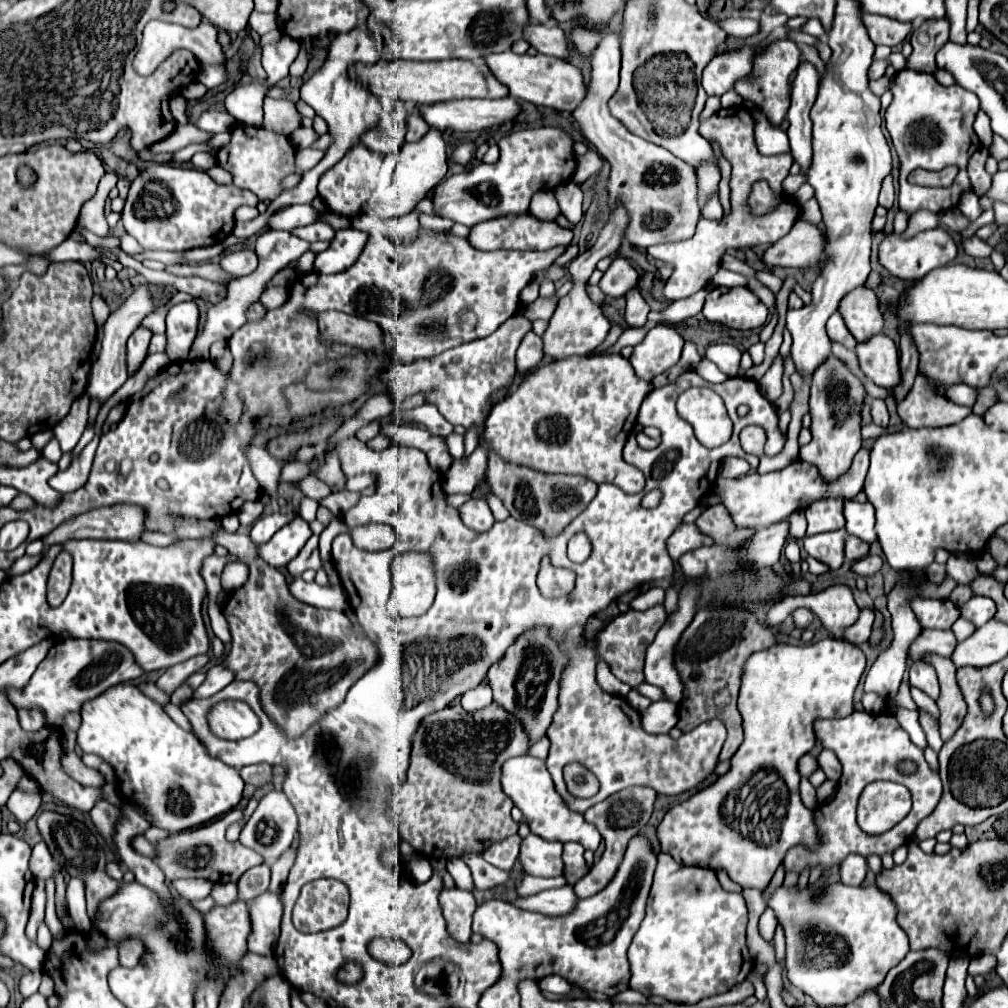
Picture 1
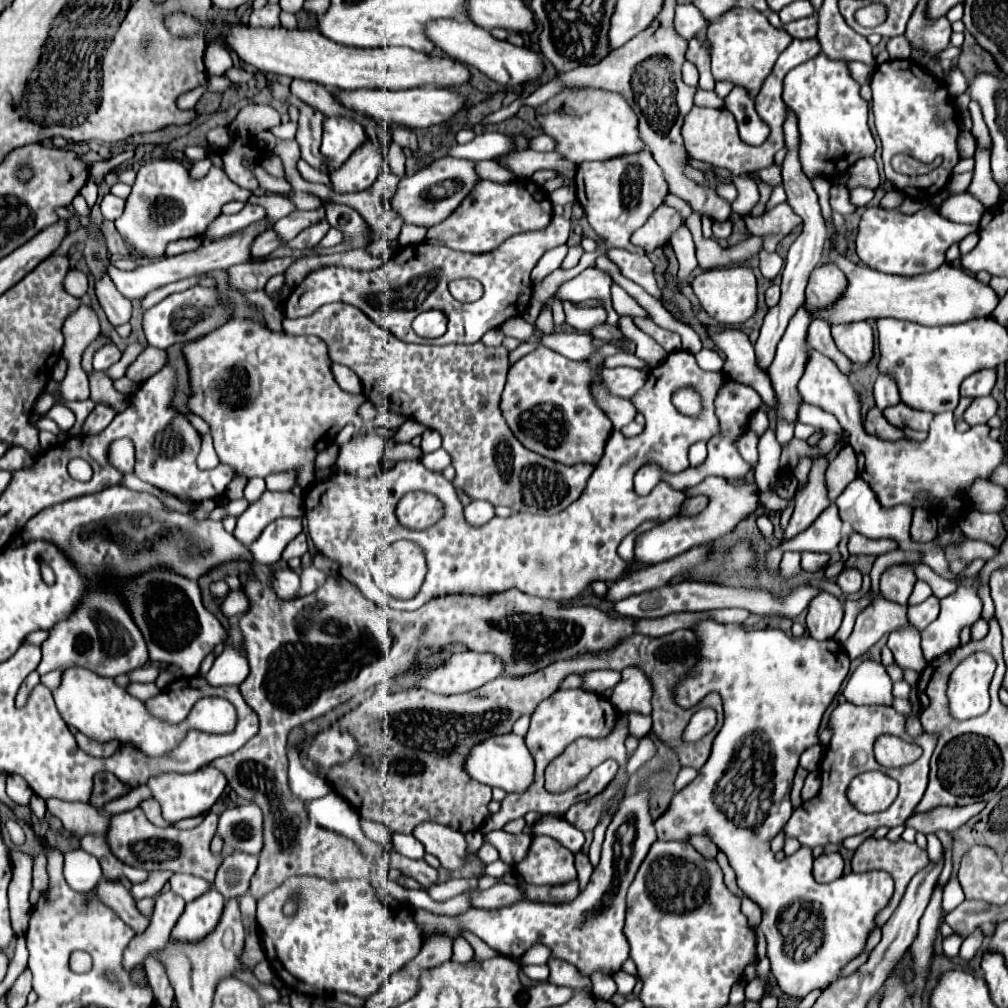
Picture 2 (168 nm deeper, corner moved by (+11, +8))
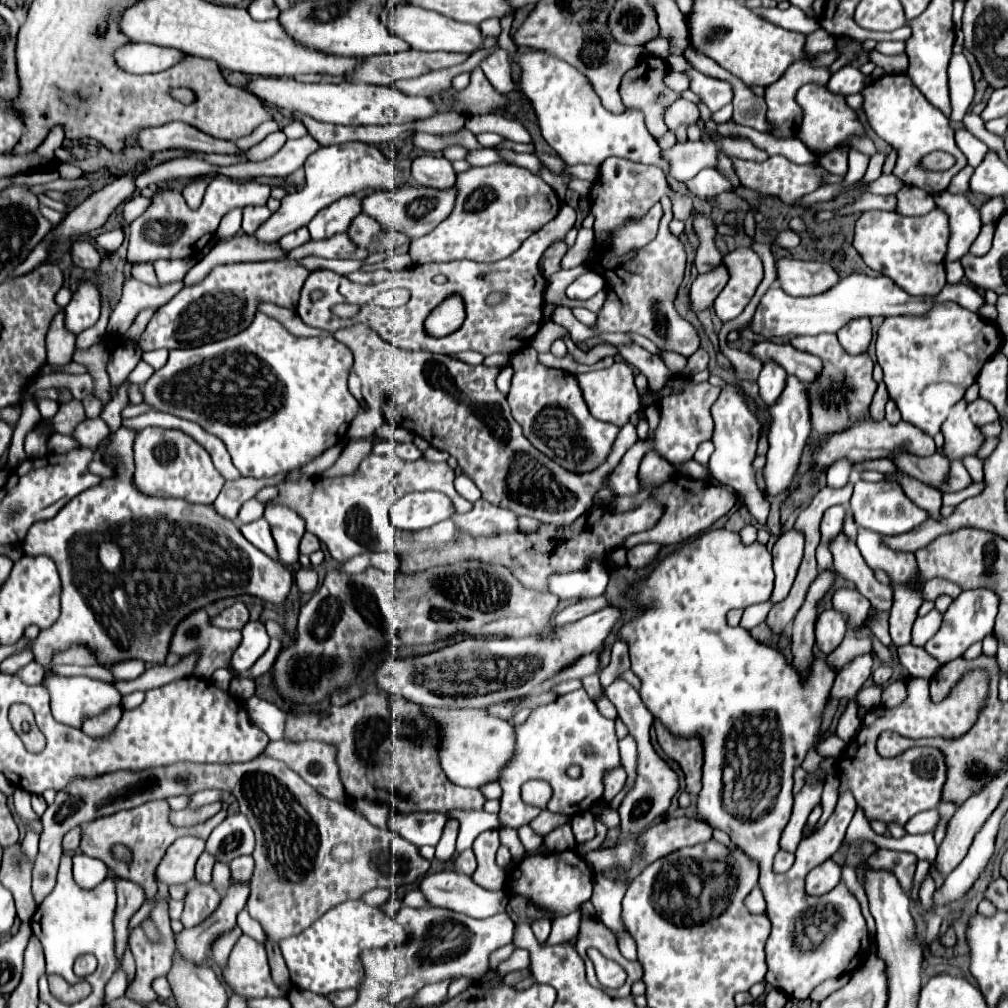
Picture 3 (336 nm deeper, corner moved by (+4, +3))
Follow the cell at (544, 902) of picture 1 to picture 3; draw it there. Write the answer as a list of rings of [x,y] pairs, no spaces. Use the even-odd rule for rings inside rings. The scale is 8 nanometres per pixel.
[[[441,871],[441,873],[427,875],[421,881],[421,891],[433,907],[443,907],[443,909],[457,911],[457,913],[463,913],[469,917],[477,917],[477,919],[497,915],[497,913],[505,911],[505,905],[507,905],[505,891],[485,891],[477,883],[473,883],[473,879],[469,875],[457,873],[457,871]]]

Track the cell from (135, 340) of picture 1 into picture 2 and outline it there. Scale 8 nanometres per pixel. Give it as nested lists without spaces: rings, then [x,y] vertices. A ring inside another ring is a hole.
[[[102,276],[94,282],[94,290],[96,290],[96,298],[102,306],[102,310],[106,312],[108,320],[112,326],[120,326],[126,324],[130,320],[132,314],[132,306],[130,302],[116,290],[114,282],[110,280],[110,276]]]

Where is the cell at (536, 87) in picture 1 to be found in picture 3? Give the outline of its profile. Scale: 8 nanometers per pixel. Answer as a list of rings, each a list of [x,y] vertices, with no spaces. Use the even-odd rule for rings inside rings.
[[[387,7],[385,9],[385,23],[387,27],[405,39],[413,49],[419,51],[451,51],[451,53],[475,53],[483,47],[483,35],[477,25],[461,23],[449,17],[443,17],[437,11],[427,11],[421,7]]]

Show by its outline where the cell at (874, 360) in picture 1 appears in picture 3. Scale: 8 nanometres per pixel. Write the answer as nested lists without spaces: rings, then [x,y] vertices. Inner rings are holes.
[[[853,319],[839,333],[839,343],[849,355],[867,353],[871,343],[871,323],[869,319]]]

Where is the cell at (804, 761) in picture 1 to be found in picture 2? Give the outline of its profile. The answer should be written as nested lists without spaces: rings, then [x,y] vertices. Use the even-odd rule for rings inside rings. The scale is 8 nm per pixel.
[[[816,744],[801,754],[799,765],[811,772],[817,770],[822,758],[824,758],[824,748],[820,744]]]

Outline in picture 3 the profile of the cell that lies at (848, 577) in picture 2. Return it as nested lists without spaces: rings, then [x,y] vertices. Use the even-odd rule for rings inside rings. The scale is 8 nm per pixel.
[[[841,587],[833,595],[833,607],[847,615],[849,627],[857,627],[863,625],[871,605],[855,587]]]

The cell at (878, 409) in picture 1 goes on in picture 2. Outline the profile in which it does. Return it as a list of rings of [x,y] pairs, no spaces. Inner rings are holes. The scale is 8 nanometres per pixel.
[[[876,406],[868,410],[868,414],[866,414],[866,418],[864,418],[864,430],[866,430],[868,434],[876,436],[876,438],[892,440],[892,442],[894,442],[894,440],[904,440],[904,438],[908,438],[902,430],[890,426],[890,424],[886,422],[886,418],[882,416],[882,410],[876,408]]]

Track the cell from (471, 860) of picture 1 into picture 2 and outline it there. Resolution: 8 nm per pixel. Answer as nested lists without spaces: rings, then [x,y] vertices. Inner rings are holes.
[[[420,822],[414,828],[414,836],[424,844],[428,854],[434,854],[448,870],[462,866],[466,858],[464,834],[436,822]]]

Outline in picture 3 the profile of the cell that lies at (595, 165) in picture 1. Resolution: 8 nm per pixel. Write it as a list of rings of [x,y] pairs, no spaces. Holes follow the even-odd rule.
[[[479,149],[479,151],[469,151],[467,161],[475,165],[493,165],[493,163],[505,163],[505,159],[495,151],[495,149]]]

